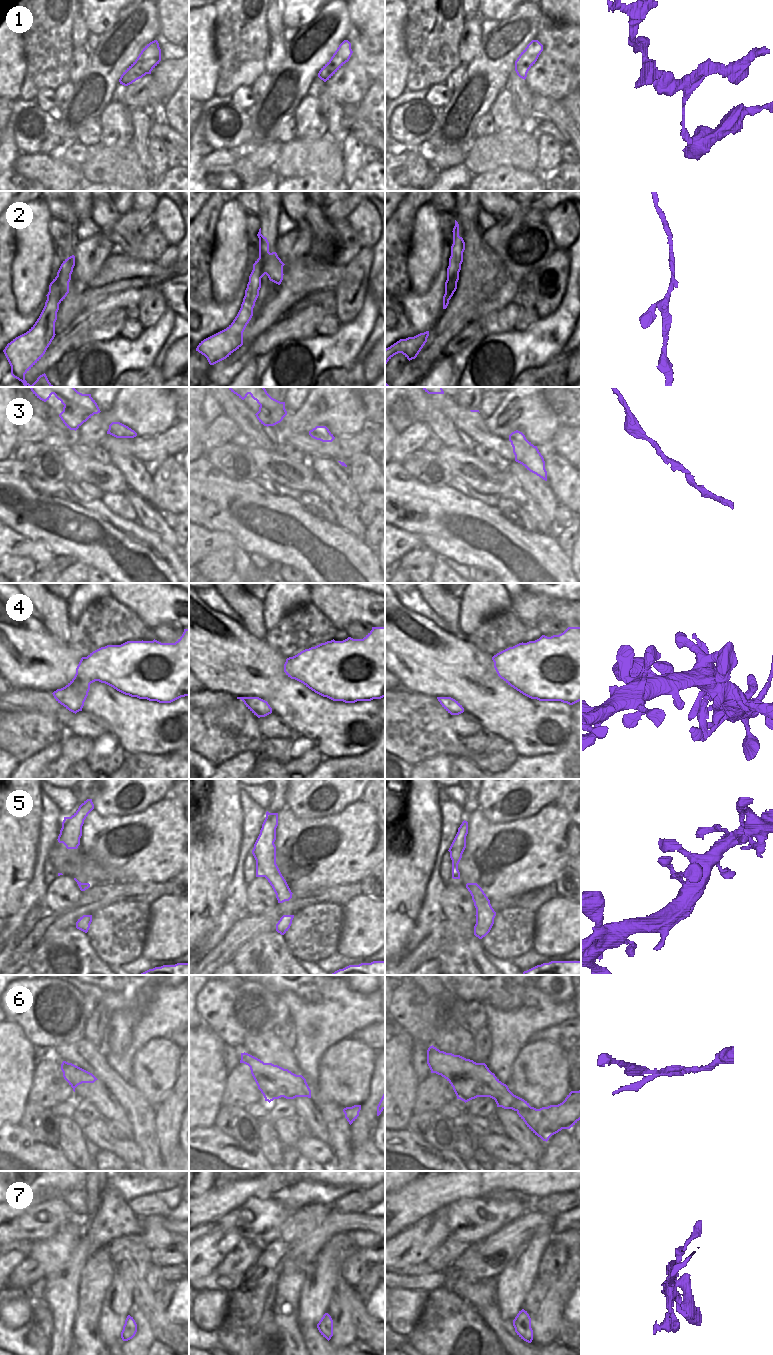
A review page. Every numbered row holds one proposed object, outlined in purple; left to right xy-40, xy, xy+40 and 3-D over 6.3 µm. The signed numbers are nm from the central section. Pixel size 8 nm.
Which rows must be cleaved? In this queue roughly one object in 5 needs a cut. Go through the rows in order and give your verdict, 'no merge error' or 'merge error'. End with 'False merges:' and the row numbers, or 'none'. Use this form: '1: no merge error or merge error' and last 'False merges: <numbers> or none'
1: no merge error
2: no merge error
3: no merge error
4: no merge error
5: no merge error
6: merge error
7: no merge error
False merges: 6

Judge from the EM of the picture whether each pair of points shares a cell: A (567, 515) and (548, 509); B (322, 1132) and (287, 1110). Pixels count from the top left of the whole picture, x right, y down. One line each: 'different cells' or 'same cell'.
A: different cells
B: different cells

